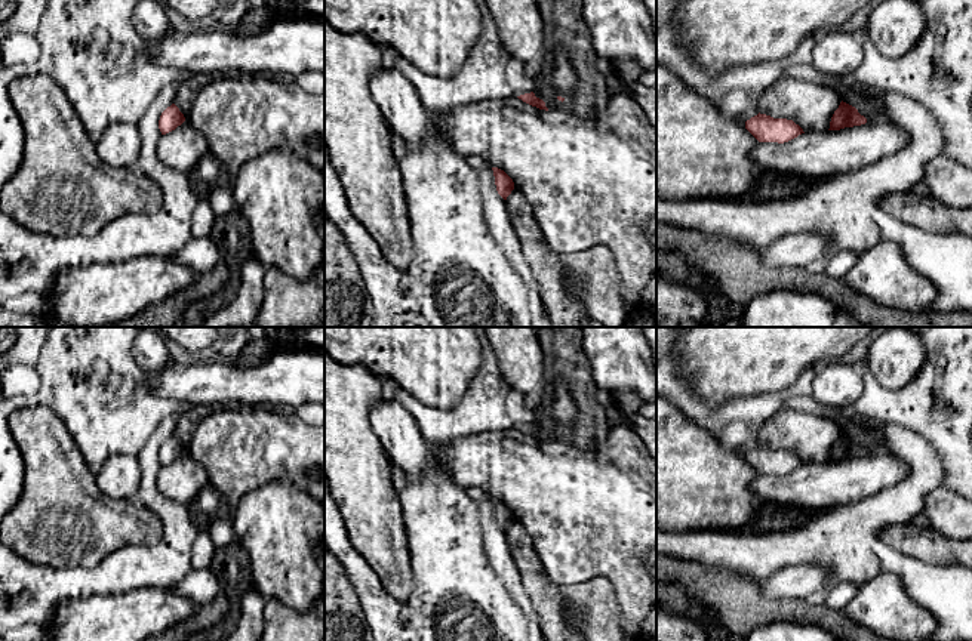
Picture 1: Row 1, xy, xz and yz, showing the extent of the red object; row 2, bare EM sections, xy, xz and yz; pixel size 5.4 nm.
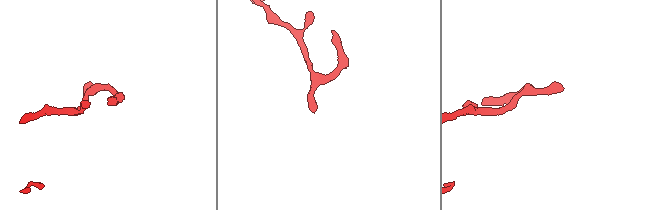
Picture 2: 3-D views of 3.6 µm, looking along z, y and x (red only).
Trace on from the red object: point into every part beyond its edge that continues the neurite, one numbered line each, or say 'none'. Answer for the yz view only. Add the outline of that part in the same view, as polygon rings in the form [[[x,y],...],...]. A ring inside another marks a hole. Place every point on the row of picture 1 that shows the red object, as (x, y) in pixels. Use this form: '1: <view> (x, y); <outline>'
none

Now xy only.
none

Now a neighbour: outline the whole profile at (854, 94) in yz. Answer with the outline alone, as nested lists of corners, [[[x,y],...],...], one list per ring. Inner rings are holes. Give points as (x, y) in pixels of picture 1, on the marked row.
[[[846,78],[846,81],[839,84],[836,90],[842,96],[842,101],[855,107],[867,121],[877,120],[883,101],[877,96],[870,96],[865,86],[852,78]]]

